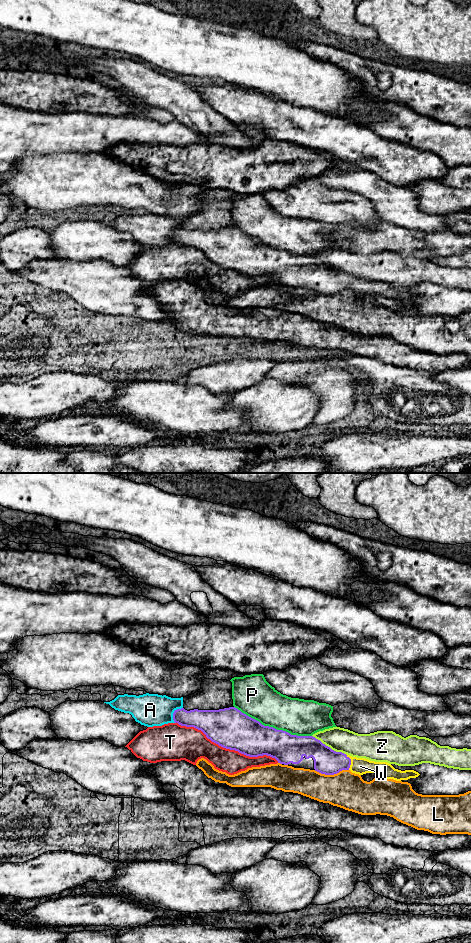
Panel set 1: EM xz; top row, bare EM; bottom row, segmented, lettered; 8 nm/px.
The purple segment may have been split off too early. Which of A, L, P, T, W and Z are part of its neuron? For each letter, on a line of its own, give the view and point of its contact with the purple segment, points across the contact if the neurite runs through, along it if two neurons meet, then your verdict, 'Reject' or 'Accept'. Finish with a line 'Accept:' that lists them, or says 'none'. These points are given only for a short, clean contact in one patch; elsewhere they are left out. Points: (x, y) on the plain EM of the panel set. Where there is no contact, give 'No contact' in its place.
A: Touches purple at xz (173, 233). Reject
L: Touches purple at xz (331, 294). Reject
P: Touches purple at xz (272, 247). Reject
T: Touches purple at xz (227, 268). Reject
W: Touches purple at xz (350, 282). Path across: xz (326, 281), (350, 282), (360, 286). Accept
Z: Touches purple at xz (329, 267). Reject
Accept: W

